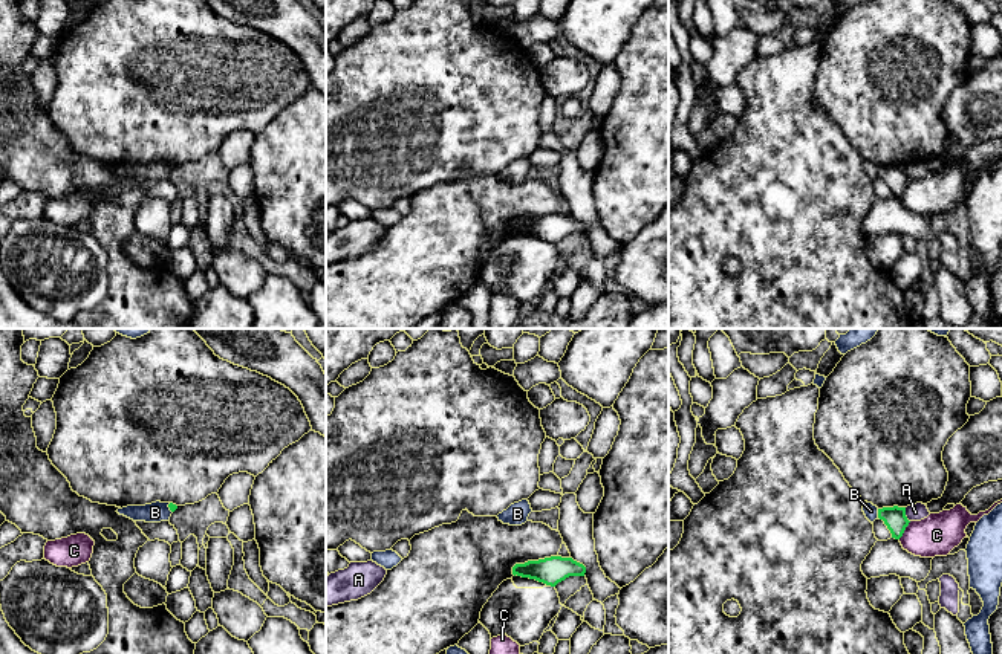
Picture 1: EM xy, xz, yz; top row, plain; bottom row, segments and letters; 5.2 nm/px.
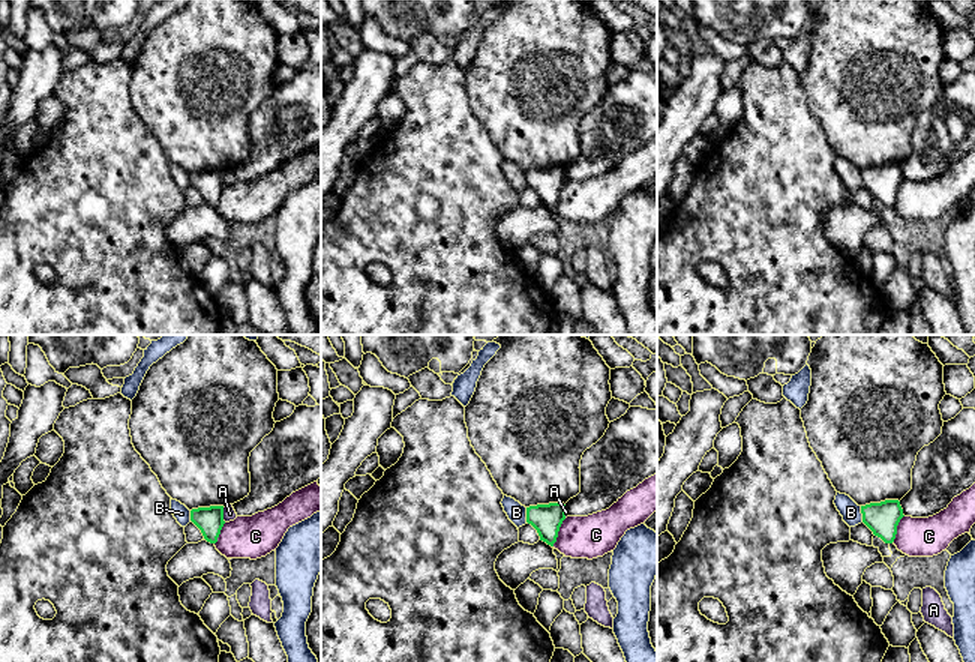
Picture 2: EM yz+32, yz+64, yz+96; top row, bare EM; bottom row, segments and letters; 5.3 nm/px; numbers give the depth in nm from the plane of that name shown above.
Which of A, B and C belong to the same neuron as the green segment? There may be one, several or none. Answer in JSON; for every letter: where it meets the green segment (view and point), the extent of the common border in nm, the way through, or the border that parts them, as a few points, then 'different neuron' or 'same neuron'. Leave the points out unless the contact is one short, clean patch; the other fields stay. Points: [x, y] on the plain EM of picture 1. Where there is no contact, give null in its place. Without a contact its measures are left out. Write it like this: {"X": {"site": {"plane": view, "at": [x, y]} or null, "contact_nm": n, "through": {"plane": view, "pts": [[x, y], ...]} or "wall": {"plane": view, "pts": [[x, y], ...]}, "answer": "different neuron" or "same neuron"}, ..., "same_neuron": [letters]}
{"A": {"site": {"plane": "yz", "at": [904, 173]}, "contact_nm": 80, "wall": {"plane": "yz", "pts": [[904, 165], [904, 173], [909, 179]]}, "answer": "different neuron"}, "B": {"site": {"plane": "yz", "at": [878, 171]}, "contact_nm": 50, "wall": {"plane": "yz", "pts": [[877, 167], [878, 174]]}, "answer": "different neuron"}, "C": {"site": {"plane": "yz", "at": [904, 187]}, "contact_nm": 120, "wall": {"plane": "yz", "pts": [[910, 179], [898, 196]]}, "answer": "different neuron"}, "same_neuron": []}

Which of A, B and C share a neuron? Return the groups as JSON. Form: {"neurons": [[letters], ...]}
{"neurons": [["A"], ["B"], ["C"]]}

